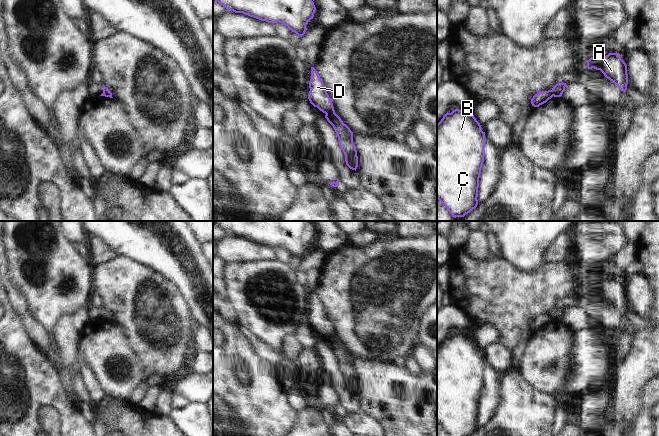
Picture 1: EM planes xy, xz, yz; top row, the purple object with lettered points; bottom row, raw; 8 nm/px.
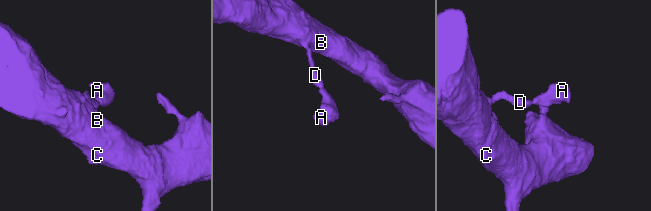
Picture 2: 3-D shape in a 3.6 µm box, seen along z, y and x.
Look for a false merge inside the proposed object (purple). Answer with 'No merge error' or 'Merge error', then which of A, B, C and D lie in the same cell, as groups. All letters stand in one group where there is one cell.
Merge error. Groups: A / B C D.

